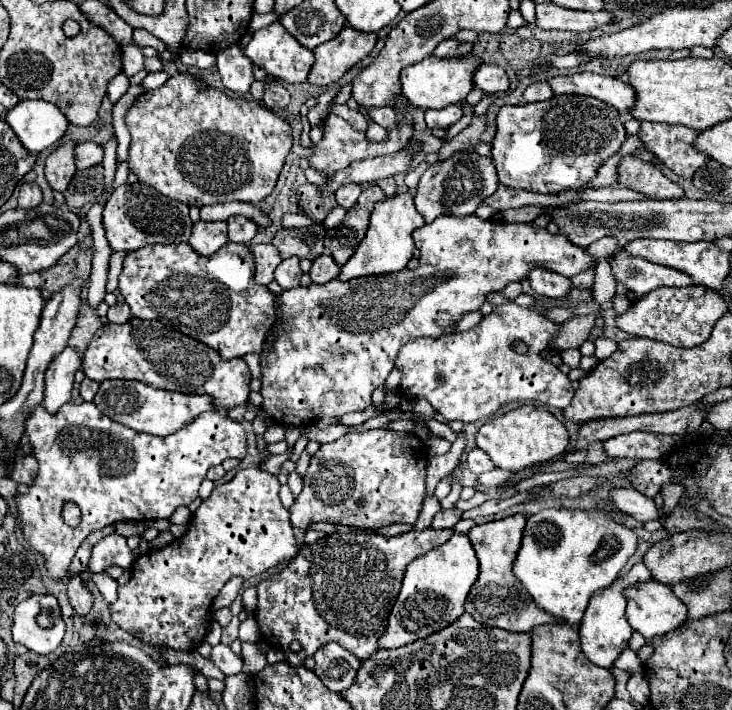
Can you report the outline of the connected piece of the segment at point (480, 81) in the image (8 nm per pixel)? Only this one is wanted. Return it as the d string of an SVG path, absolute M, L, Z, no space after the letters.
M481 65L473 75L473 87L481 89L483 93L499 93L509 87L509 77L501 67Z

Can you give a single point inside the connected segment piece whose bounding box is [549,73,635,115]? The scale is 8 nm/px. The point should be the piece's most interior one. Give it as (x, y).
(620, 95)

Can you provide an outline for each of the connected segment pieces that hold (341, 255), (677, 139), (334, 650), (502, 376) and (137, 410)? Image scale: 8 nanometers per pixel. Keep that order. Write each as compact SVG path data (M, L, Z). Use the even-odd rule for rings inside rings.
M377 185L365 189L359 201L355 203L355 207L347 211L347 217L343 219L343 223L333 229L327 229L325 247L331 251L333 259L339 265L347 263L347 259L355 253L355 247L359 247L359 243L363 241L363 235L367 233L371 209L375 207L375 203L383 199L385 199L385 193Z
M641 123L639 137L643 145L657 155L673 173L691 179L697 171L697 167L703 167L711 161L709 155L703 155L695 151L695 139L697 131L683 127L683 125L671 125L671 123Z
M339 643L323 645L313 657L317 661L317 677L335 693L345 691L353 683L357 669L361 665L361 661L355 659L355 655L351 655Z
M573 287L563 299L537 299L531 307L521 307L513 301L497 305L479 321L479 325L465 333L449 333L439 339L415 339L399 351L395 363L403 369L399 389L407 399L427 397L433 409L445 419L459 419L463 423L485 421L513 401L565 409L571 403L575 389L571 387L569 377L541 355L551 349L553 339L561 333L561 323L547 319L545 313L563 303L573 305L589 301L593 301L591 289ZM513 341L527 343L529 351L517 355L511 349Z
M107 379L99 385L99 391L93 399L95 407L105 413L115 423L131 427L139 433L149 435L171 435L191 419L195 419L203 411L211 411L211 397L207 395L183 395L175 391L163 391L147 387L141 381L121 381L121 379Z

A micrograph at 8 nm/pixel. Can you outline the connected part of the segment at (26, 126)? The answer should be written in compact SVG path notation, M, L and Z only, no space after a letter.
M19 101L7 111L5 121L31 153L41 153L59 141L69 123L49 101Z

